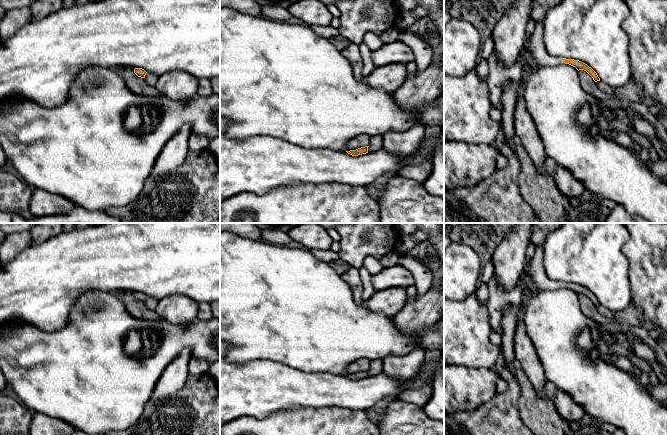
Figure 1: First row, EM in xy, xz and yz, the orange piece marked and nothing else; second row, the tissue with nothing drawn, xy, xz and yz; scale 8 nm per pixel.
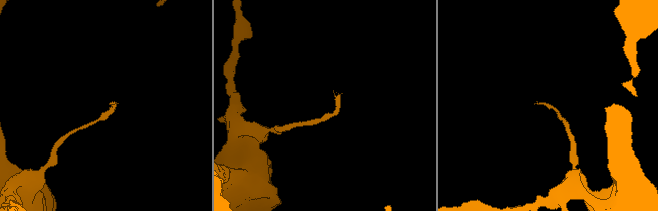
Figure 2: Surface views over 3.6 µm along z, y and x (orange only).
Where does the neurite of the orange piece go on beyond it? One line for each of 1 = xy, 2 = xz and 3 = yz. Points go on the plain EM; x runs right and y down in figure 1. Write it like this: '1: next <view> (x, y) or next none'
1: next none
2: next none
3: next none

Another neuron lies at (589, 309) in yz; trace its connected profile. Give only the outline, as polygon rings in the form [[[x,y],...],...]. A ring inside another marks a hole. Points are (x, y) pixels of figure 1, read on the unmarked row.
[[[579,294],[580,305],[583,313],[600,325],[610,323],[611,321],[602,316],[593,302],[584,294]]]

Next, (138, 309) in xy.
[[[120,291],[120,292],[116,292],[115,295],[119,300],[123,302],[126,309],[135,318],[146,320],[146,321],[152,321],[160,318],[155,311],[149,310],[144,302],[138,301],[134,297],[134,293]]]

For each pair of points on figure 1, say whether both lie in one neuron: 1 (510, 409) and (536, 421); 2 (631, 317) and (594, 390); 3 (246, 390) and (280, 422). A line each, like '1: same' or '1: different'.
1: different
2: different
3: different

